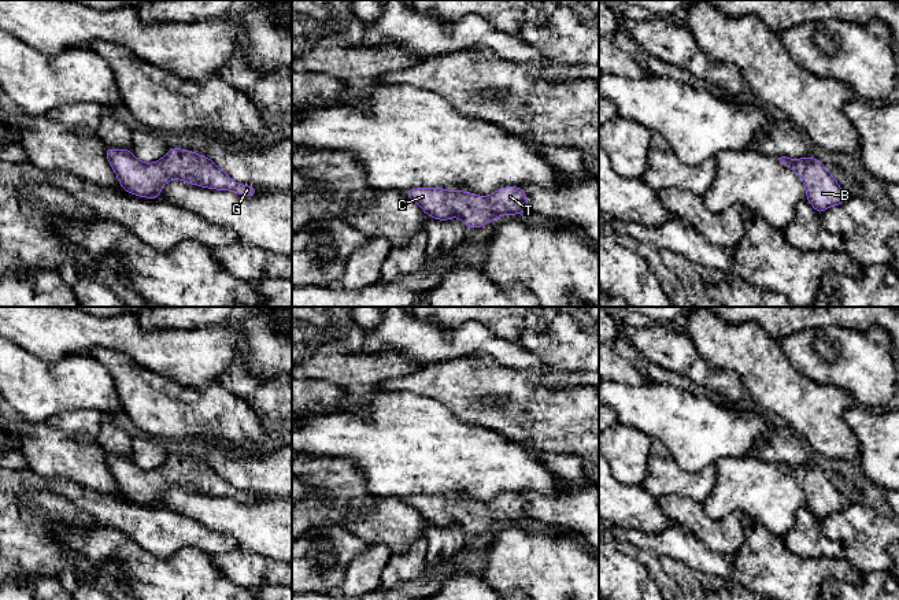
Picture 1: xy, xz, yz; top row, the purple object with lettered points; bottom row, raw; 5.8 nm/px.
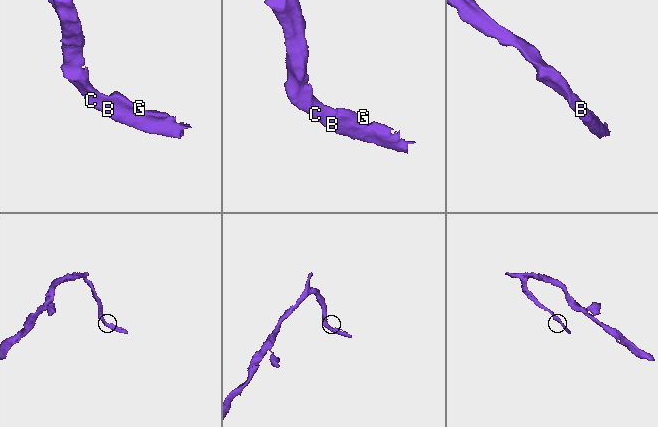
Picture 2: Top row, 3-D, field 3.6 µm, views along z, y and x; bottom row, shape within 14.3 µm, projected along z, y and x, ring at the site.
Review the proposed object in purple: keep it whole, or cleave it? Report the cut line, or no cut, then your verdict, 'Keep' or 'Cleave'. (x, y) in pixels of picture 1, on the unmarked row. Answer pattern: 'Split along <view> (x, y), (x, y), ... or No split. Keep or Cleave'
No split. Keep

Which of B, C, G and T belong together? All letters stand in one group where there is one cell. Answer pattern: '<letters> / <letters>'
B C G T

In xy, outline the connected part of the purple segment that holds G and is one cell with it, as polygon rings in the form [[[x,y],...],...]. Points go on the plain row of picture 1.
[[[106,455],[106,462],[122,497],[145,505],[162,505],[160,497],[175,485],[190,492],[230,497],[248,504],[259,499],[232,486],[210,464],[182,455],[169,456],[153,470],[141,468],[130,456]]]

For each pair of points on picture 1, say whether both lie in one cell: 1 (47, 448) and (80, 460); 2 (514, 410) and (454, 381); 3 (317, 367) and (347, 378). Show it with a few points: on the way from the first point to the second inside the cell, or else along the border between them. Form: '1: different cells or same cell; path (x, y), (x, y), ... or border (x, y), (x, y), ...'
1: same cell; path (55, 454), (71, 459)
2: same cell; path (502, 395), (488, 381), (469, 381)
3: same cell; path (324, 367), (336, 367), (340, 371)

